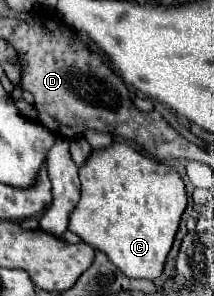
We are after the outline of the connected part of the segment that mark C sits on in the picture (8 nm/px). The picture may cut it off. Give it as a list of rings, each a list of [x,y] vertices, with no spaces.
[[[115,142],[107,150],[93,152],[85,162],[85,166],[79,168],[79,178],[81,178],[81,200],[71,214],[69,230],[75,232],[83,242],[105,252],[107,258],[127,278],[145,278],[145,280],[161,278],[167,254],[179,228],[181,214],[187,206],[187,194],[181,176],[171,166],[161,164],[149,158],[147,154],[141,154],[127,144]]]

